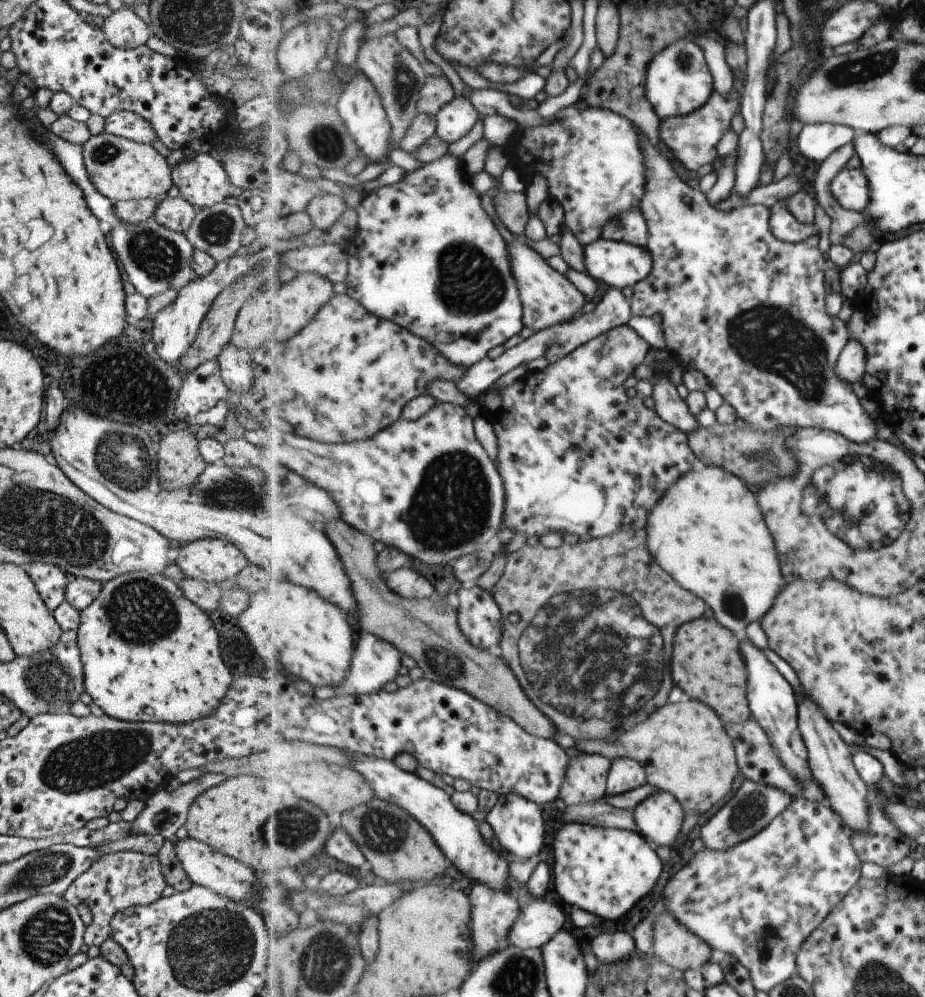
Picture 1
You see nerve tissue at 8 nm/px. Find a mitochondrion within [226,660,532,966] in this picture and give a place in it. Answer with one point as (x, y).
(290, 826)

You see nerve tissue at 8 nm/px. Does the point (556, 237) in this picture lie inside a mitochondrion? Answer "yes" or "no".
no

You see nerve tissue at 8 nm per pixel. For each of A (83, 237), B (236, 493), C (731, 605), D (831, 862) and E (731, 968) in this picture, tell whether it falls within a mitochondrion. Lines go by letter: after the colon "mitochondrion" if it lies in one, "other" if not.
A: other
B: mitochondrion
C: mitochondrion
D: other
E: other

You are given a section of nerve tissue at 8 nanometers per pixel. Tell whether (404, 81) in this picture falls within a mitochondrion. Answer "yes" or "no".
yes

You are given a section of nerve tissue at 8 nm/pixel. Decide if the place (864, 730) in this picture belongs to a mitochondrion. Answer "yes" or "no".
no

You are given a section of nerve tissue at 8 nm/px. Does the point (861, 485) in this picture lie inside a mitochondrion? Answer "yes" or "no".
yes

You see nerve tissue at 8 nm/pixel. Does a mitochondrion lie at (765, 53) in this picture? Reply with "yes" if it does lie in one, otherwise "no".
no

